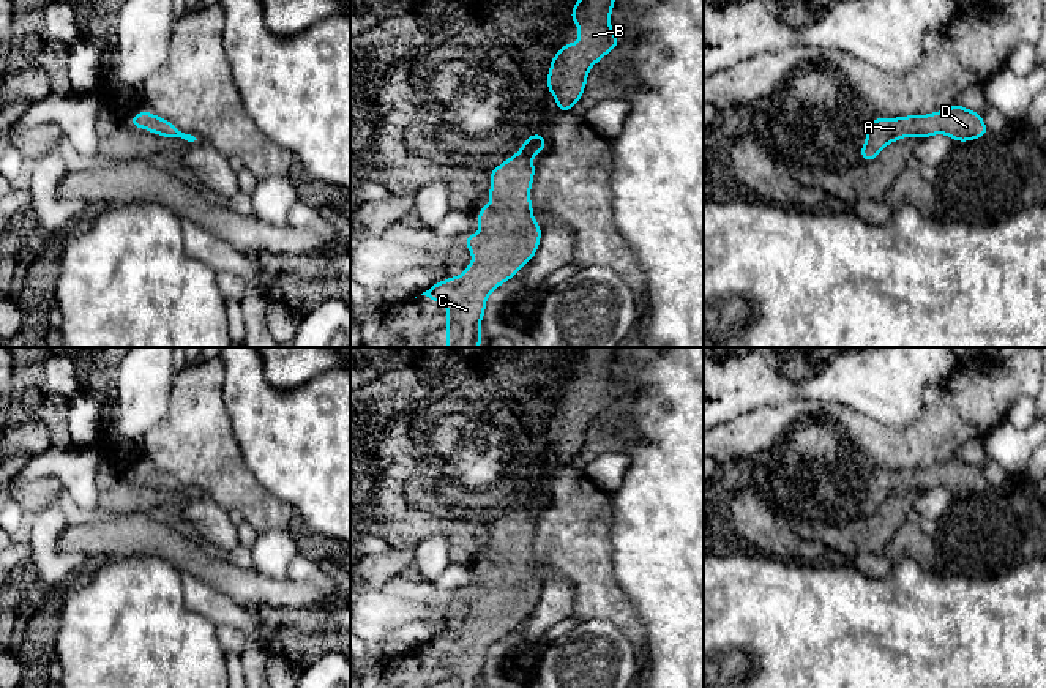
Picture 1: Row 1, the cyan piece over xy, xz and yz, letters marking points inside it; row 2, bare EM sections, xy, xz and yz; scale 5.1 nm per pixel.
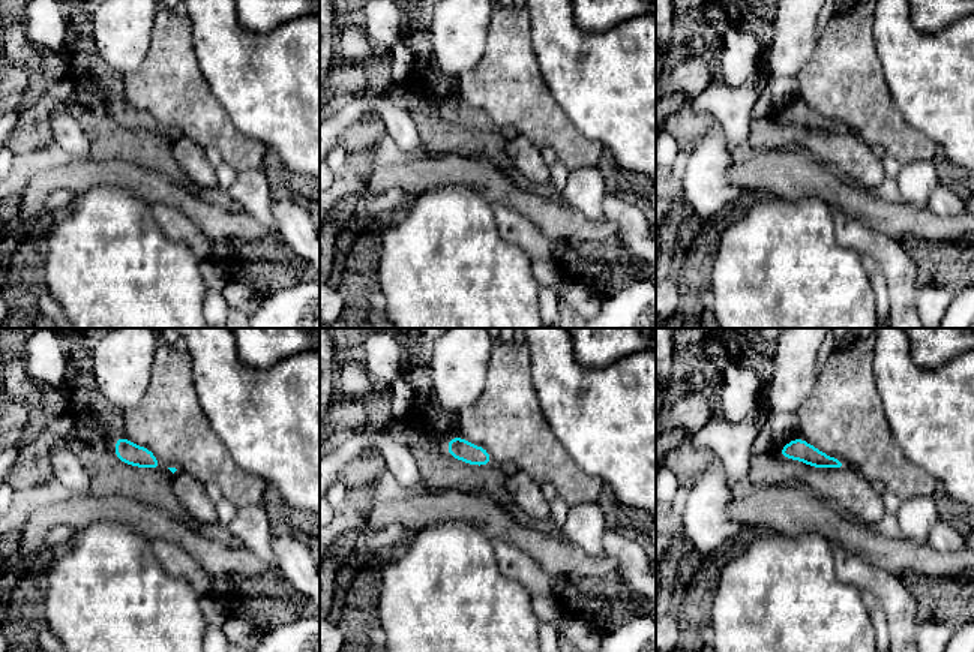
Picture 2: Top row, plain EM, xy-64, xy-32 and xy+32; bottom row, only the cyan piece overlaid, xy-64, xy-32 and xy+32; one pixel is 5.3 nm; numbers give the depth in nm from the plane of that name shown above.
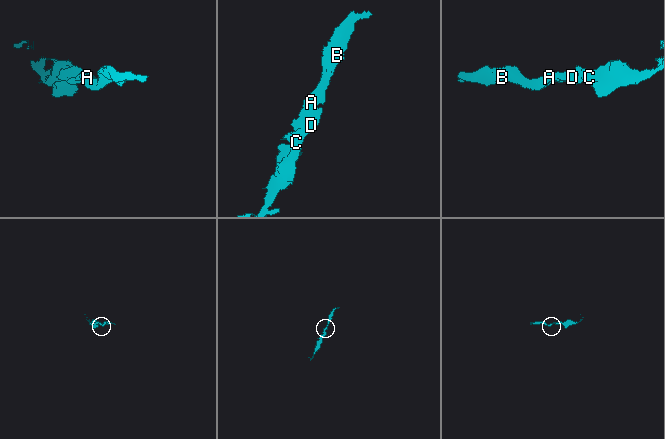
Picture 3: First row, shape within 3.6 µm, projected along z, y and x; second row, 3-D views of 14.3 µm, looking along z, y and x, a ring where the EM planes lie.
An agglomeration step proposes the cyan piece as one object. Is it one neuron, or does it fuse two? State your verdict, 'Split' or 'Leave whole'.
Leave whole

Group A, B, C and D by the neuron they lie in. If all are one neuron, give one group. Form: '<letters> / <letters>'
A B C D

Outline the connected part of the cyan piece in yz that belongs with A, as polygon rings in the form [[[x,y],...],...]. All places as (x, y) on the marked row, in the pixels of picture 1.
[[[961,104],[926,115],[872,118],[866,122],[866,142],[860,150],[860,156],[871,163],[888,144],[909,136],[925,139],[932,134],[947,134],[953,142],[967,142],[988,133],[981,114],[969,110]]]

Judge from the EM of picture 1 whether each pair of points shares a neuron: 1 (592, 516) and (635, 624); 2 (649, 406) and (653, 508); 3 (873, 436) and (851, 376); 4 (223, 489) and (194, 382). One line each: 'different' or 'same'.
1: same
2: same
3: different
4: same

